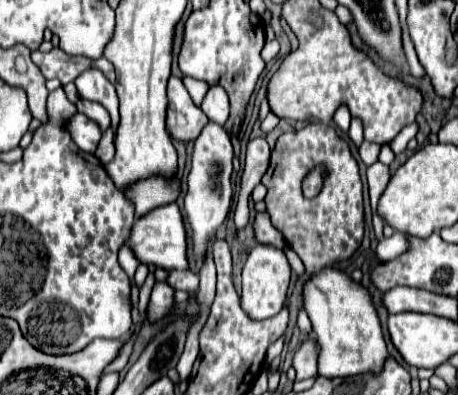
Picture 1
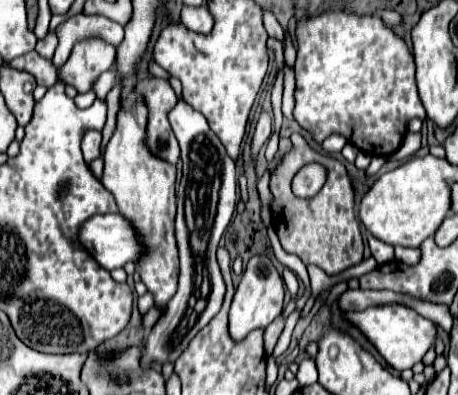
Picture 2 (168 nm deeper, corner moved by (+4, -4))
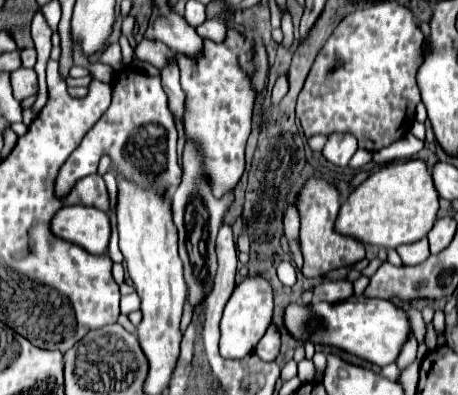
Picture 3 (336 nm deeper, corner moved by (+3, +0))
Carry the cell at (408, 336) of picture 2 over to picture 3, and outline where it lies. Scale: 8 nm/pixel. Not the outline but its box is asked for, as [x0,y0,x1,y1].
[286,296,412,366]

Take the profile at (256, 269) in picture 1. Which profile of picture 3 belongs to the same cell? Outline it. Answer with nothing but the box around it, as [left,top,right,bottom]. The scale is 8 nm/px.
[220,276,274,358]

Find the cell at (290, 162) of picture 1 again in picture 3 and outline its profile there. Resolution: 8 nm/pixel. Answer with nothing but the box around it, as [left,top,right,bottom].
[294,178,364,278]

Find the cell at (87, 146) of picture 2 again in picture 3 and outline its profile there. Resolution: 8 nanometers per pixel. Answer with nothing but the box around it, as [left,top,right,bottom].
[56,70,182,200]

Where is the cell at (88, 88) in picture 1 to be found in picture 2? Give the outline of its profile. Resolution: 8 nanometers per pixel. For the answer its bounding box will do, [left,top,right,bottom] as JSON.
[59,38,115,92]

